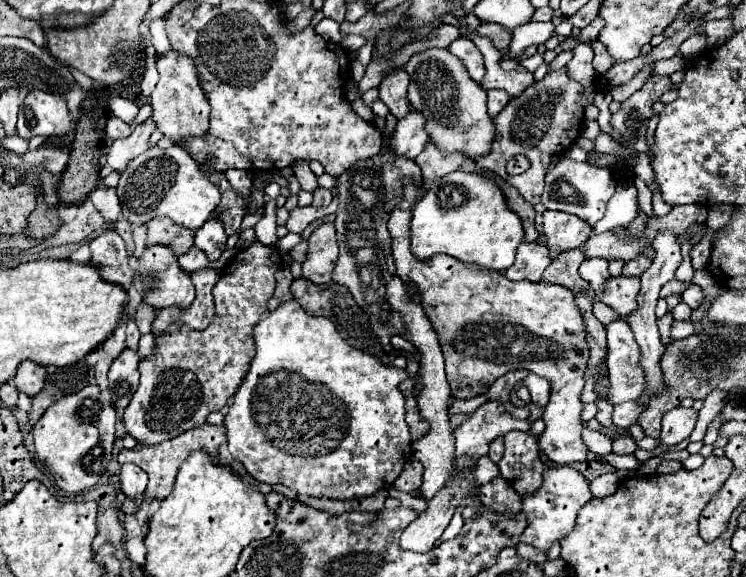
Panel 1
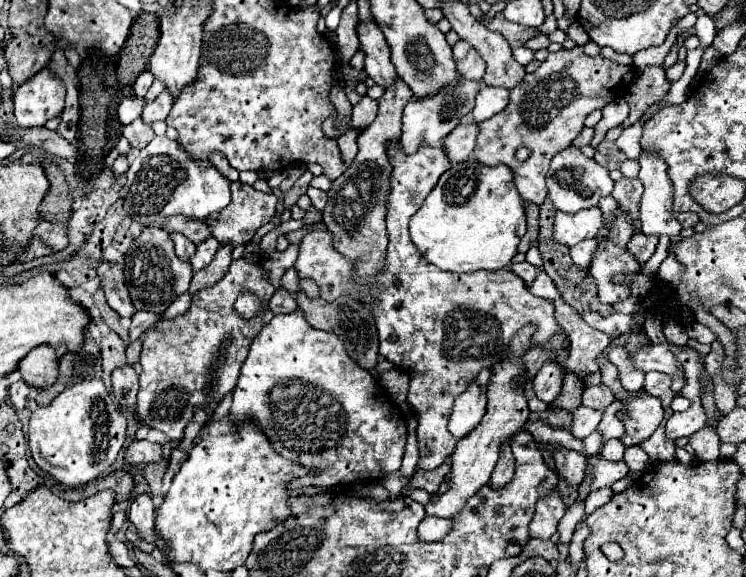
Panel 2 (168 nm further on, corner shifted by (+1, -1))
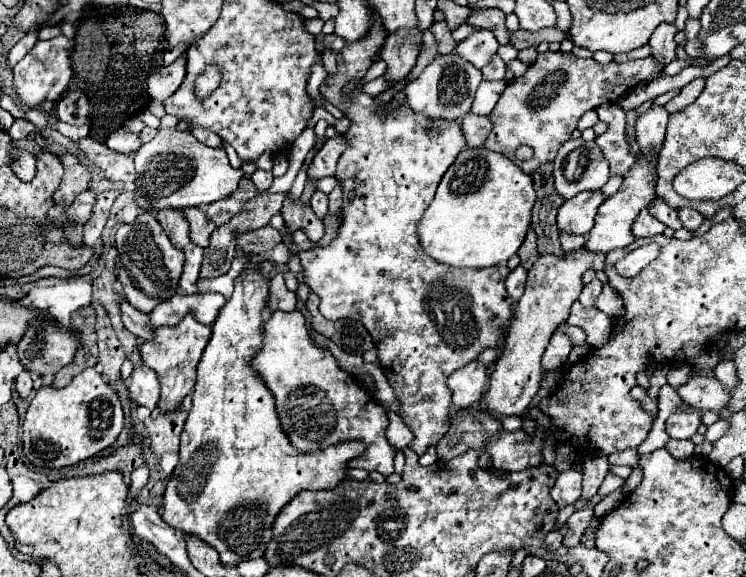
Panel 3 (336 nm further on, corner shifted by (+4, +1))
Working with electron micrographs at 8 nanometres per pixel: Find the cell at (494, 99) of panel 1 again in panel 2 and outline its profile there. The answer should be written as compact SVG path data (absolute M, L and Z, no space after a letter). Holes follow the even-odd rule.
M481 87L479 95L477 95L477 103L473 109L473 121L481 123L493 115L497 115L499 111L505 109L505 105L509 103L509 89L505 87Z

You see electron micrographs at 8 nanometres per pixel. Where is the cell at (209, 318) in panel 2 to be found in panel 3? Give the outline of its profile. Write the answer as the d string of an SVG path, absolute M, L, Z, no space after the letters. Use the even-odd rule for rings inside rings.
M186 315L178 325L174 327L158 327L154 331L154 337L150 341L144 341L140 347L140 355L144 365L156 371L158 381L162 385L158 409L162 415L178 411L182 399L194 389L196 383L196 365L204 353L204 347L210 339L210 325L202 325L196 321L194 315Z

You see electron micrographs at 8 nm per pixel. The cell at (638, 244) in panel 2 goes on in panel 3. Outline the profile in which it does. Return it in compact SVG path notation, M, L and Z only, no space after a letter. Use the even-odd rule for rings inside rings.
M646 209L640 211L638 219L632 225L632 233L634 233L636 239L640 239L640 237L654 237L654 235L662 233L664 229L666 229L666 225L660 223L658 219L654 219Z

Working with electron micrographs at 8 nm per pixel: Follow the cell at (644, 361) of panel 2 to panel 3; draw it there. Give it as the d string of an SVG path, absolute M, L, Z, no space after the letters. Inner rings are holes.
M690 375L684 385L678 387L678 395L684 403L702 409L702 411L718 411L728 405L730 395L714 377Z

